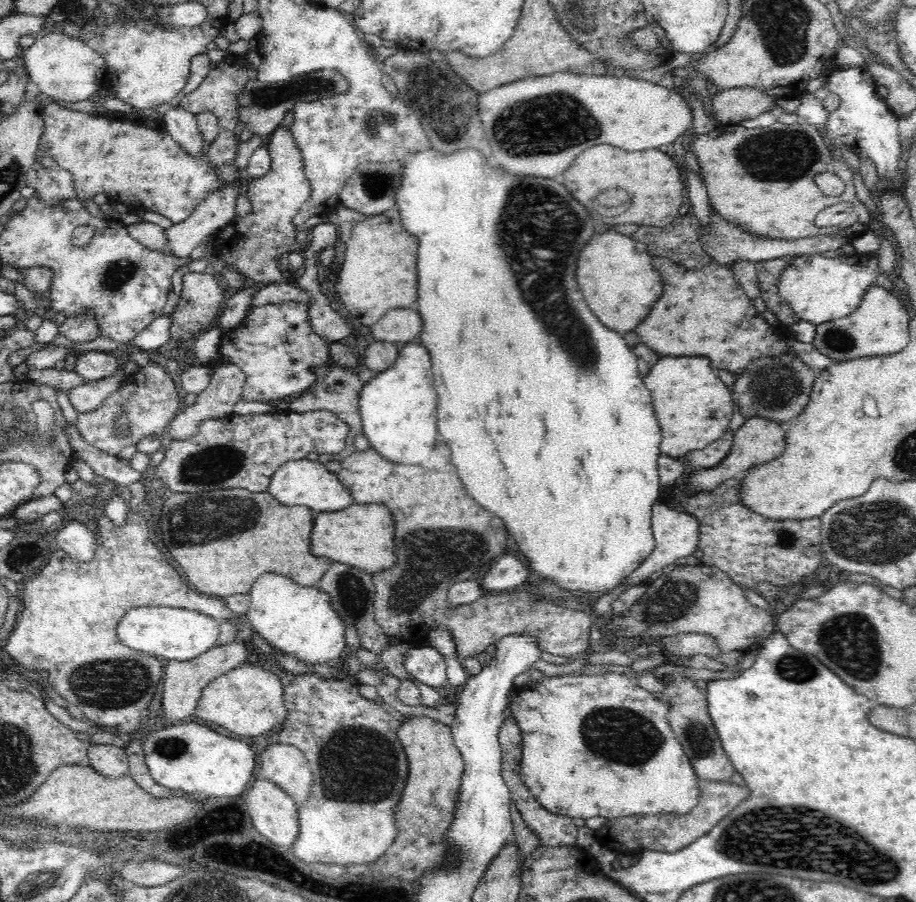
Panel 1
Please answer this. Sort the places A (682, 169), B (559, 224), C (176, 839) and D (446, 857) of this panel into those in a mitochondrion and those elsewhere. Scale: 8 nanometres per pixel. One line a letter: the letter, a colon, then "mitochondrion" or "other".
A: other
B: mitochondrion
C: other
D: mitochondrion

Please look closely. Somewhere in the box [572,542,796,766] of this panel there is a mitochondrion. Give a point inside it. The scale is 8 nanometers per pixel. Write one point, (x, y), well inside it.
(673, 598)

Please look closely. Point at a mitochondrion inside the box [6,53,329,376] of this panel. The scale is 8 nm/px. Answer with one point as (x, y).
(116, 274)

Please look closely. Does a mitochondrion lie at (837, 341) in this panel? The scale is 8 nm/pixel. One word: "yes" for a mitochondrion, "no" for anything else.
yes

